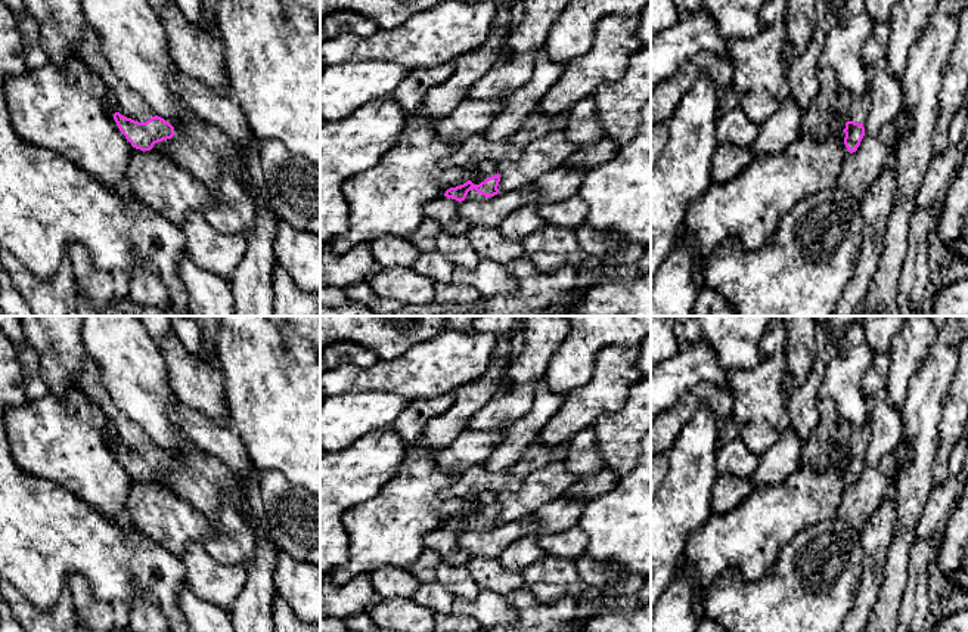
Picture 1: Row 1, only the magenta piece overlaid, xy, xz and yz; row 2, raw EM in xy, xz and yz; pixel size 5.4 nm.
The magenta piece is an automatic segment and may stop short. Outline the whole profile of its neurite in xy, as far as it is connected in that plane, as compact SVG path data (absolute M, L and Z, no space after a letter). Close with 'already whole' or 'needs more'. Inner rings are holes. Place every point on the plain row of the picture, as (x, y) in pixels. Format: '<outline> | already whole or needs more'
M89 354L84 356L80 371L75 374L75 385L106 415L109 434L117 440L114 450L133 478L151 481L155 474L174 467L174 458L158 447L152 437L115 405L103 385L102 368Z | needs more

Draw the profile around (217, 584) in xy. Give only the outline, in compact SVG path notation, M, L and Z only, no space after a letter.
M187 543L180 558L186 566L189 589L229 613L245 588L245 567L215 561L201 543Z

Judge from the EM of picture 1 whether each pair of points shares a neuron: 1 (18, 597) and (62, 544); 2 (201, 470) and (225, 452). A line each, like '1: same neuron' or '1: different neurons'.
1: different neurons
2: different neurons

